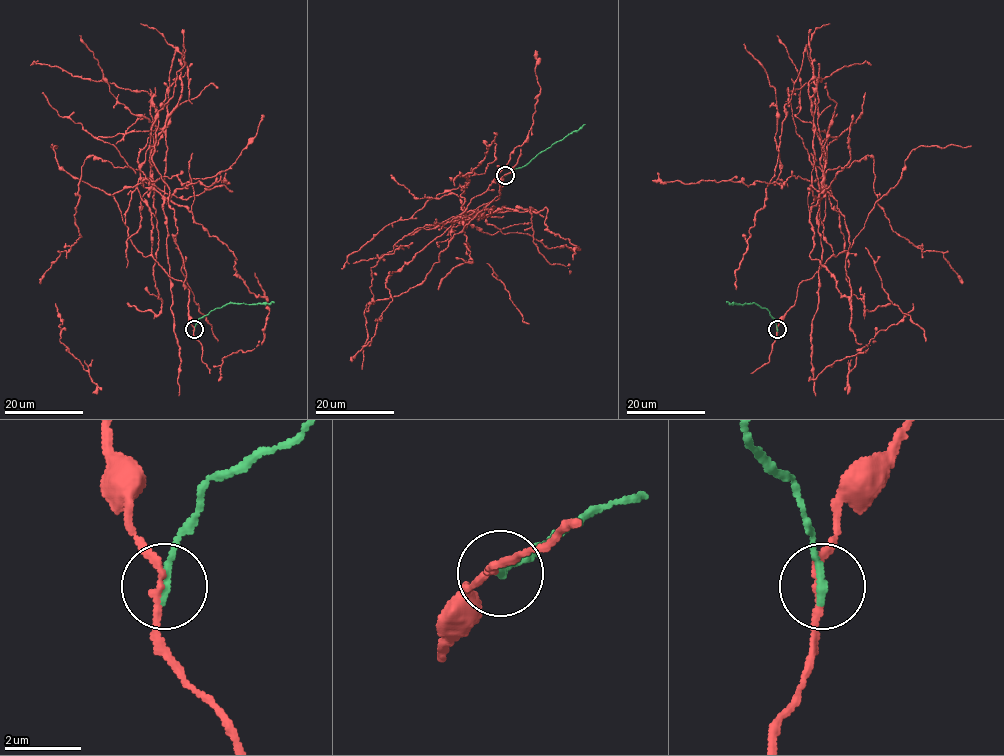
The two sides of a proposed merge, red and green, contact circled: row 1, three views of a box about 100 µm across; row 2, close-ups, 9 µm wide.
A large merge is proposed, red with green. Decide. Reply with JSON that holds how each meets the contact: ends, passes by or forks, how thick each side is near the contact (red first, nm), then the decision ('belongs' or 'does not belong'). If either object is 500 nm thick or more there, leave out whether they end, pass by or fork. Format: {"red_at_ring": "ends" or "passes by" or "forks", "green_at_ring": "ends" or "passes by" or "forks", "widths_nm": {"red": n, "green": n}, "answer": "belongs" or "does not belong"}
{"red_at_ring": "passes by", "green_at_ring": "ends", "widths_nm": {"red": 180, "green": 200}, "answer": "does not belong"}

